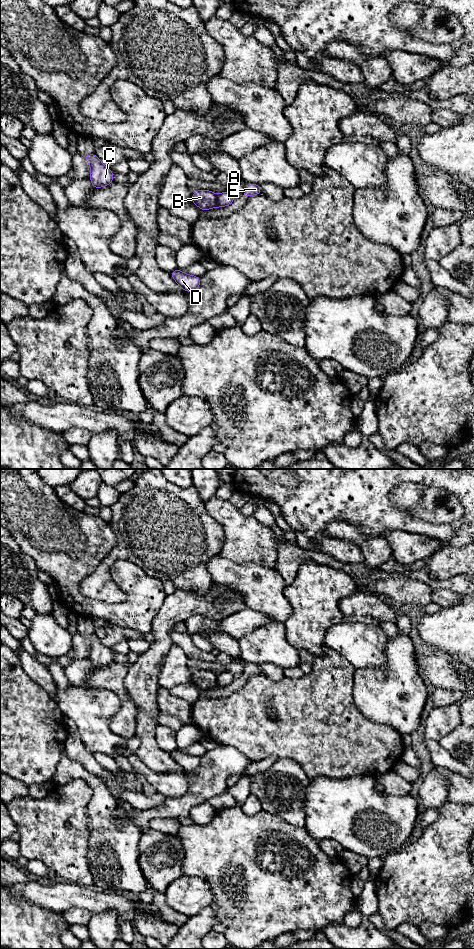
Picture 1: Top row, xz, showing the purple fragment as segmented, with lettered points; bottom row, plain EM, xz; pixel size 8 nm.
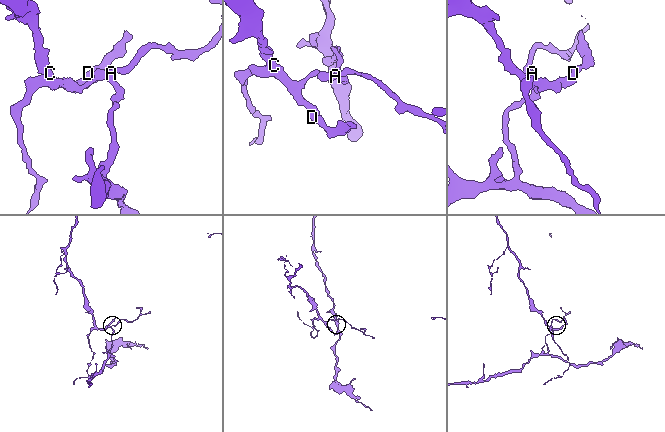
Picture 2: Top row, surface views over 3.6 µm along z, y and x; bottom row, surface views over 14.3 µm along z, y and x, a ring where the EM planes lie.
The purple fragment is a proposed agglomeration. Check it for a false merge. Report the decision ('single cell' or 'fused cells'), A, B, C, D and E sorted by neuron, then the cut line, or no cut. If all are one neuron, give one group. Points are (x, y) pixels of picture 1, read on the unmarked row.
fused cells | A E / B C D | xz (216, 675), (217, 686)

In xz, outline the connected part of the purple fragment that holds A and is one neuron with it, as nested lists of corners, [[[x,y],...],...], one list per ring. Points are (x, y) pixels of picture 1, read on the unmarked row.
[[[228,671],[222,672],[217,675],[217,687],[226,687],[231,684],[235,679],[235,676]]]

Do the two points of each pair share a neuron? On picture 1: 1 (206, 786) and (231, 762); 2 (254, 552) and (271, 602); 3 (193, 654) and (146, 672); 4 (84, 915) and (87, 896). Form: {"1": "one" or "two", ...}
{"1": "one", "2": "two", "3": "two", "4": "two"}

